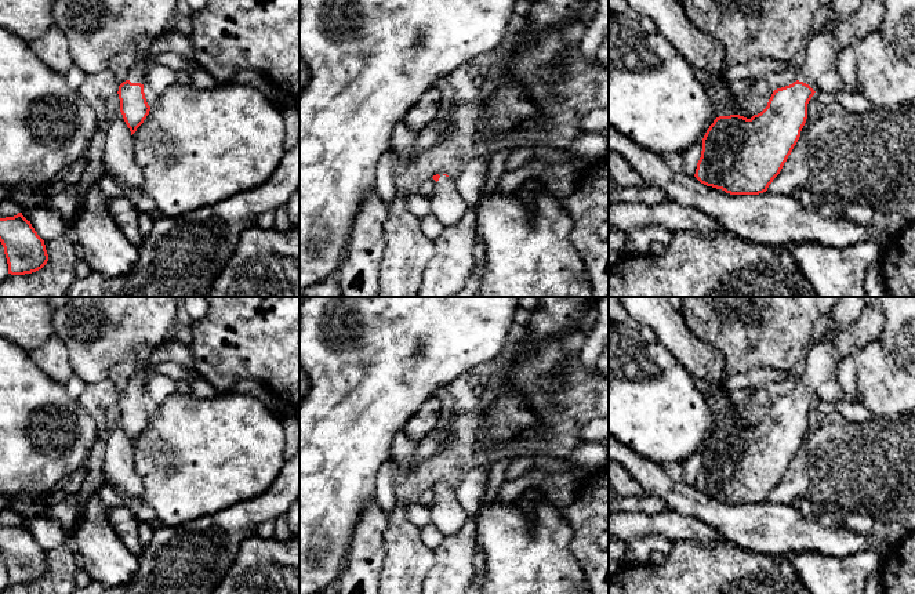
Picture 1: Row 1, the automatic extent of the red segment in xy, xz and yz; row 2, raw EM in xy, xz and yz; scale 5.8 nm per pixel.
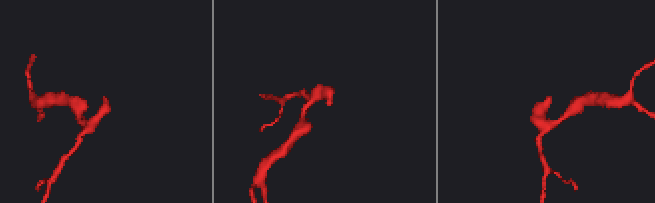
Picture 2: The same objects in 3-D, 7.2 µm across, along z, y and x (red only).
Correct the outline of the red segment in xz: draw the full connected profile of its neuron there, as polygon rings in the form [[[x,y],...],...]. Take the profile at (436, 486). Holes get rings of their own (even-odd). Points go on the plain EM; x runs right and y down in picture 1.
[[[447,483],[433,485],[436,490],[431,504],[431,524],[435,525],[443,536],[457,533],[466,522],[466,515],[460,504],[455,489]]]

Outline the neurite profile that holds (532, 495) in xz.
[[[527,488],[522,495],[522,497],[518,500],[519,507],[523,511],[530,511],[535,504],[535,501],[540,499],[541,493],[542,492],[537,488]]]

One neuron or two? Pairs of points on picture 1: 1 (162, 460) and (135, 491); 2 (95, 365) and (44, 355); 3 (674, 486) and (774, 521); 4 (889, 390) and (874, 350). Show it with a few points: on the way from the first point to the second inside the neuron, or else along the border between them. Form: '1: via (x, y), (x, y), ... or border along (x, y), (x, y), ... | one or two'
1: border along (133, 452), (133, 466), (142, 482), (141, 497) | two
2: border along (54, 333), (64, 344), (73, 372) | two
3: via (699, 506), (730, 521), (750, 521) | one
4: via (879, 380), (874, 359) | one

